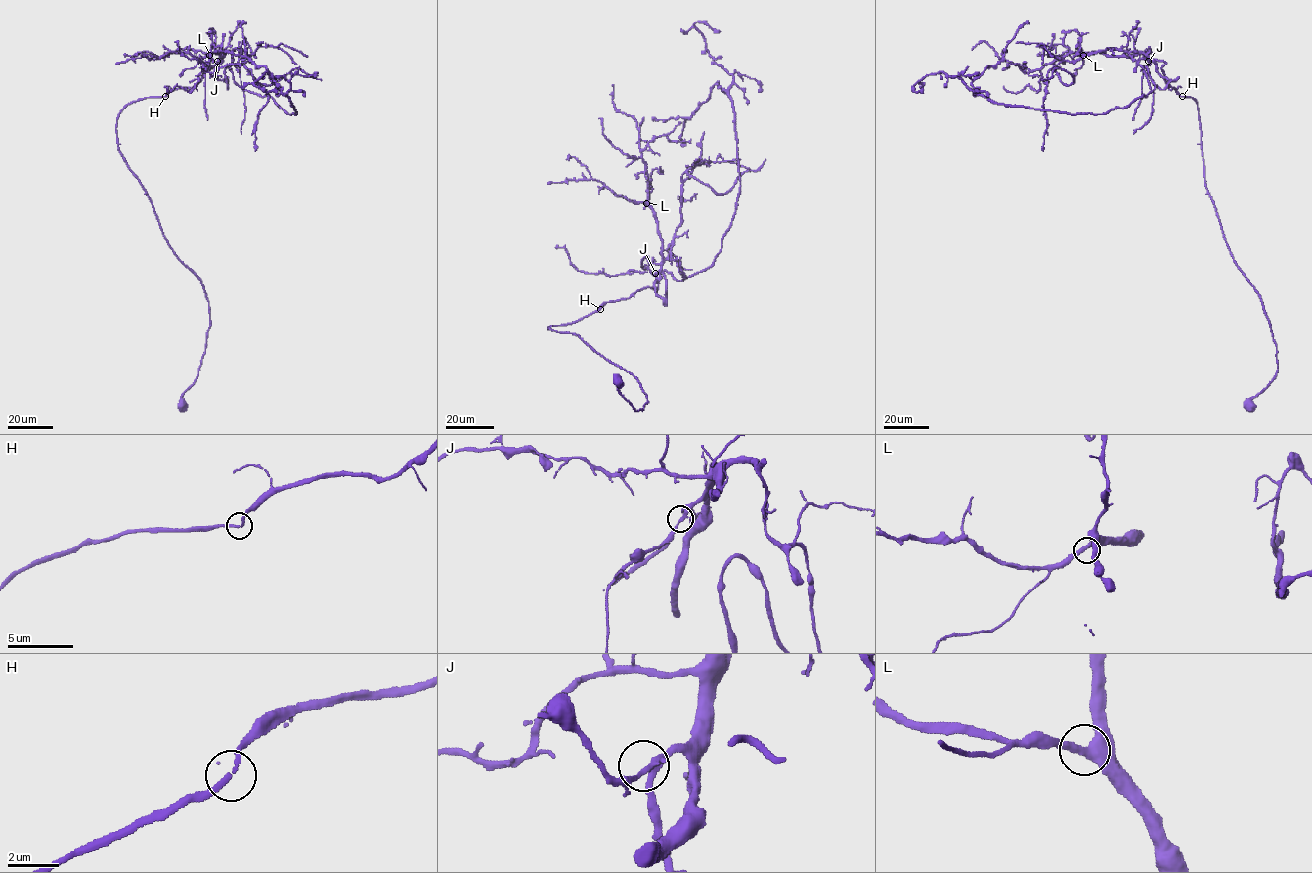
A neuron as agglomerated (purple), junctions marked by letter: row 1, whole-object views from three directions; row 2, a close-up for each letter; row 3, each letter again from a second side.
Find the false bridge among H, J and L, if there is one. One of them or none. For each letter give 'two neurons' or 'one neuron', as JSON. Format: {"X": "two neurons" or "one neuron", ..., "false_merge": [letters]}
{"H": "one neuron", "J": "one neuron", "L": "one neuron", "false_merge": []}

